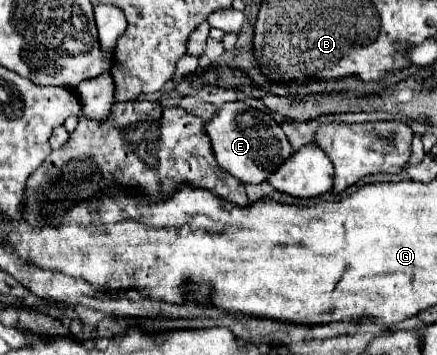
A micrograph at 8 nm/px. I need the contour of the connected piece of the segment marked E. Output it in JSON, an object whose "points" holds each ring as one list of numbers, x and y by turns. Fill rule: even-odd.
{"points":[[244,102,222,104,218,114,206,124,206,132,222,170,246,184,264,182,282,164,282,160,292,154,292,148,280,124,266,112,256,110]]}

